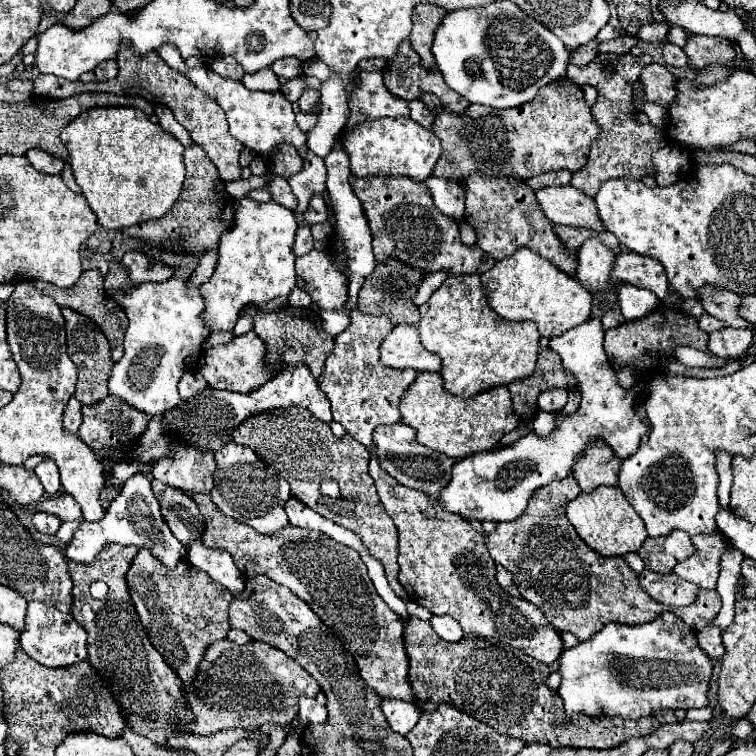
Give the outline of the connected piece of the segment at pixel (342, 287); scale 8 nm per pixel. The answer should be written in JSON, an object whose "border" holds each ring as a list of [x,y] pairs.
{"border":[[[311,250],[295,260],[297,286],[305,290],[323,310],[341,308],[347,300],[347,278],[331,264],[325,252]]]}

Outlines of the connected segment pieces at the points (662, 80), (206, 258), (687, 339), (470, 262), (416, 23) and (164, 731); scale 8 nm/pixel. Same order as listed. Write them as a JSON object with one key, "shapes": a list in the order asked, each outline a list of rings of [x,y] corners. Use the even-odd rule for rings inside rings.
{"shapes":[[[[652,63],[643,69],[639,80],[643,82],[647,102],[655,102],[663,108],[669,108],[669,104],[673,102],[673,88],[677,76],[673,76],[663,65]]],[[[211,248],[211,252],[205,252],[199,260],[197,270],[193,272],[193,276],[189,278],[193,286],[201,286],[201,282],[209,280],[209,276],[213,276],[213,268],[217,264],[217,248]]],[[[661,304],[655,312],[645,316],[643,320],[635,322],[623,322],[617,328],[611,328],[605,332],[605,352],[609,362],[635,362],[635,368],[647,370],[651,366],[657,366],[655,360],[643,358],[645,352],[663,352],[663,354],[673,354],[677,346],[691,346],[699,350],[707,350],[707,334],[697,326],[697,320],[687,316],[685,312],[671,308],[667,304]]],[[[351,176],[349,178],[351,188],[355,192],[355,196],[359,196],[361,204],[363,204],[363,212],[369,220],[371,232],[373,232],[373,250],[375,250],[375,258],[377,262],[387,262],[391,258],[409,264],[411,268],[417,268],[425,274],[433,274],[439,270],[445,270],[449,274],[483,274],[489,268],[493,268],[495,258],[485,253],[479,246],[465,246],[459,238],[459,228],[457,222],[449,216],[445,216],[443,212],[439,212],[433,204],[431,192],[423,182],[417,180],[409,180],[407,176],[395,176],[395,178],[379,178],[379,176],[369,176],[369,180],[361,180],[359,176]]],[[[417,4],[417,8],[413,8],[413,30],[409,40],[413,50],[421,56],[423,66],[429,66],[429,68],[435,66],[431,44],[433,44],[433,34],[445,14],[447,14],[445,8],[435,4]]],[[[105,544],[105,548],[101,550],[101,554],[97,554],[97,560],[93,560],[93,564],[77,564],[67,558],[69,574],[73,580],[71,614],[87,630],[89,662],[105,680],[109,680],[111,692],[121,704],[129,726],[135,732],[151,738],[155,744],[165,746],[165,740],[177,734],[173,726],[179,722],[193,720],[193,714],[189,712],[189,704],[181,692],[181,680],[163,660],[163,656],[153,648],[133,608],[125,576],[137,552],[139,548]],[[133,682],[141,688],[147,700],[133,698]]]]}

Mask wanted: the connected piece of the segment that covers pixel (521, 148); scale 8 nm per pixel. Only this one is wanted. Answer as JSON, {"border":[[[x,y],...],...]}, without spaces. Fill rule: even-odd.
{"border":[[[561,78],[541,88],[531,102],[511,110],[493,110],[477,104],[471,104],[465,114],[443,110],[437,114],[433,132],[443,146],[433,174],[463,184],[475,170],[487,176],[517,176],[521,180],[563,168],[579,172],[587,162],[591,142],[599,134],[599,124],[583,98],[581,86]]]}

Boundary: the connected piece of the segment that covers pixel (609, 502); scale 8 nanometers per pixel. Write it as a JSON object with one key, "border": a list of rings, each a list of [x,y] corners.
{"border":[[[601,486],[595,492],[581,492],[575,500],[567,504],[567,520],[573,524],[575,532],[581,536],[581,540],[595,550],[597,554],[611,558],[611,556],[623,556],[629,552],[637,552],[641,544],[647,538],[645,524],[637,516],[637,512],[631,508],[631,504],[621,496],[623,492],[615,486]]]}

